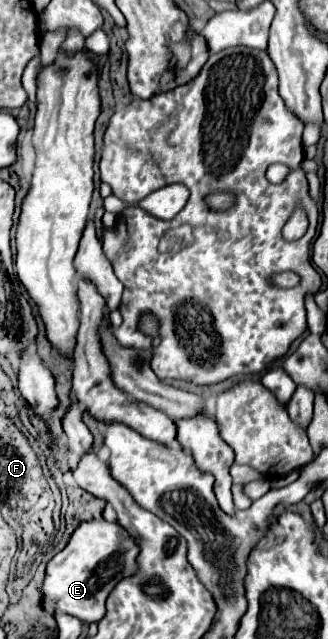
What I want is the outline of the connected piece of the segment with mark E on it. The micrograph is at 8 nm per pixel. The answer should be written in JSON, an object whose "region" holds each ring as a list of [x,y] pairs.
{"region":[[[90,519],[78,525],[78,529],[72,533],[68,545],[48,563],[46,567],[46,579],[44,579],[44,595],[52,597],[56,601],[56,609],[64,611],[68,615],[78,617],[82,623],[94,623],[100,621],[106,615],[106,599],[112,593],[112,589],[122,581],[138,573],[138,555],[140,547],[134,537],[120,525],[120,523],[108,523],[106,519]]]}

